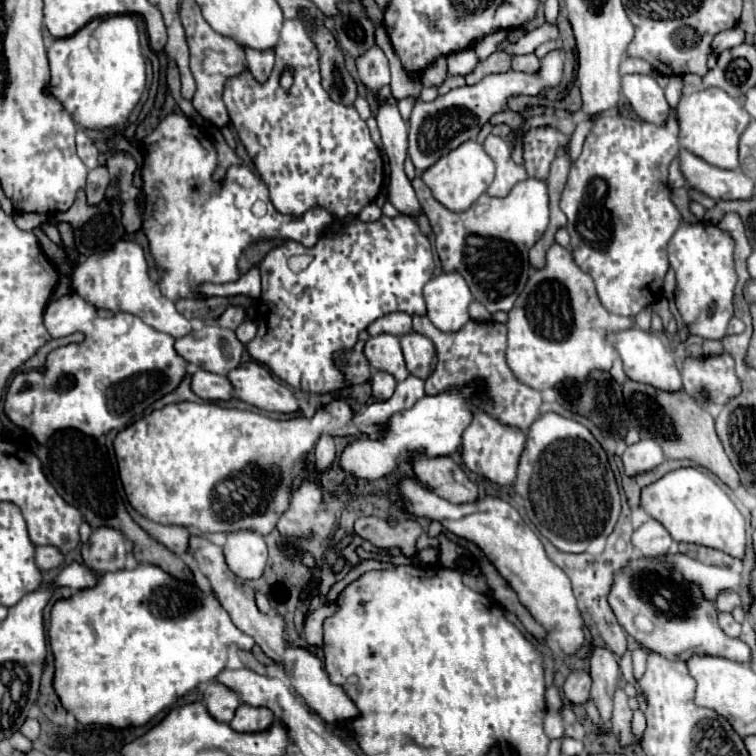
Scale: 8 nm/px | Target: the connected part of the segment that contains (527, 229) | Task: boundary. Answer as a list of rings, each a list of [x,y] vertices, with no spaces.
[[[419,177],[411,183],[435,233],[435,249],[443,273],[459,271],[459,275],[467,279],[473,299],[483,303],[489,313],[509,311],[527,281],[527,253],[545,233],[549,223],[547,183],[529,177],[519,181],[507,197],[491,197],[483,193],[467,211],[461,213],[449,211],[435,201],[429,187]]]

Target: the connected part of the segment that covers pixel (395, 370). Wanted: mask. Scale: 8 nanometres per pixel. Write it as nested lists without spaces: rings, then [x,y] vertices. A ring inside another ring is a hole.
[[[387,333],[369,337],[363,353],[365,353],[371,369],[387,371],[397,381],[403,381],[405,377],[409,377],[409,371],[405,369],[405,361],[403,361],[403,353],[401,353],[399,337],[387,335]]]

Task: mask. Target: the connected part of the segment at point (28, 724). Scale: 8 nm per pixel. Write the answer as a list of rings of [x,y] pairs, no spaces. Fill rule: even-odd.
[[[27,719],[27,721],[23,723],[23,727],[21,727],[21,733],[23,733],[27,739],[35,741],[35,739],[39,737],[39,723],[37,723],[37,719]]]

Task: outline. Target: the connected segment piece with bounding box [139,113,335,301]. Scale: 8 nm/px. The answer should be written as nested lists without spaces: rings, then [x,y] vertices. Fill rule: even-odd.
[[[167,115],[142,143],[147,151],[141,167],[141,195],[145,195],[145,201],[139,207],[143,233],[149,239],[151,257],[159,267],[159,287],[171,301],[183,297],[199,299],[201,295],[193,293],[193,289],[201,283],[221,285],[237,281],[237,261],[255,241],[283,237],[313,247],[335,223],[335,217],[323,207],[313,207],[301,217],[281,215],[271,205],[263,179],[247,165],[229,167],[223,181],[213,181],[219,163],[215,145],[185,115]],[[257,199],[267,205],[267,215],[263,217],[251,213],[251,205]]]

